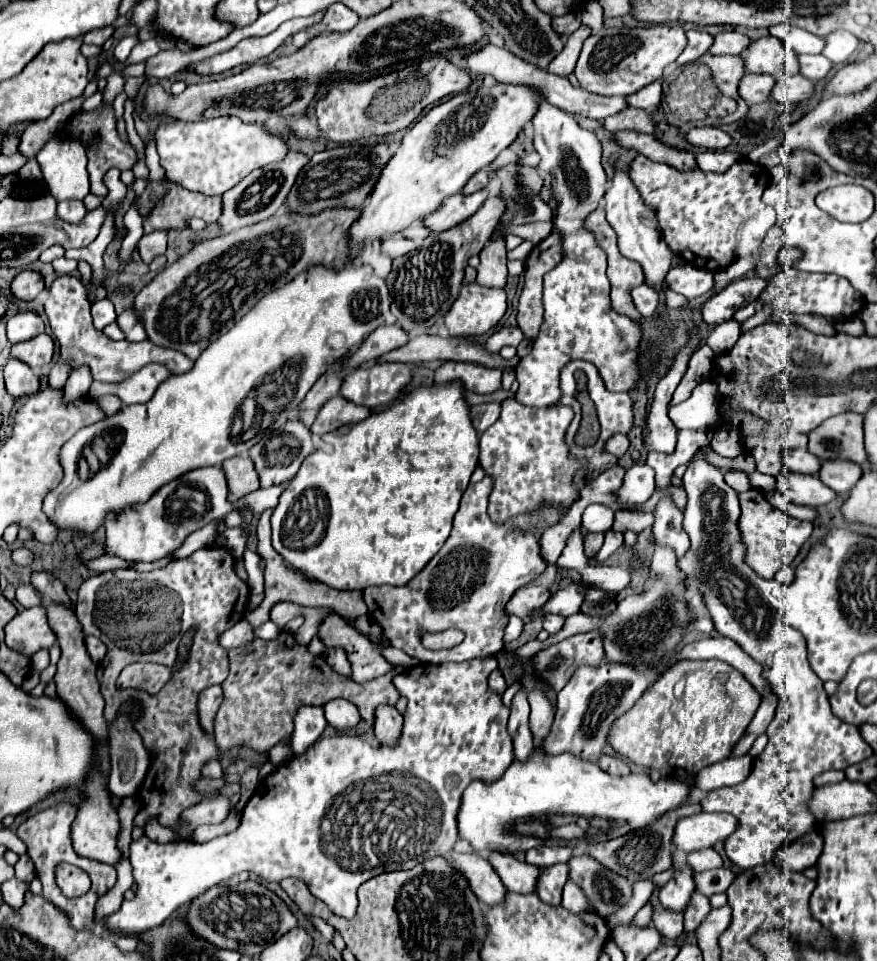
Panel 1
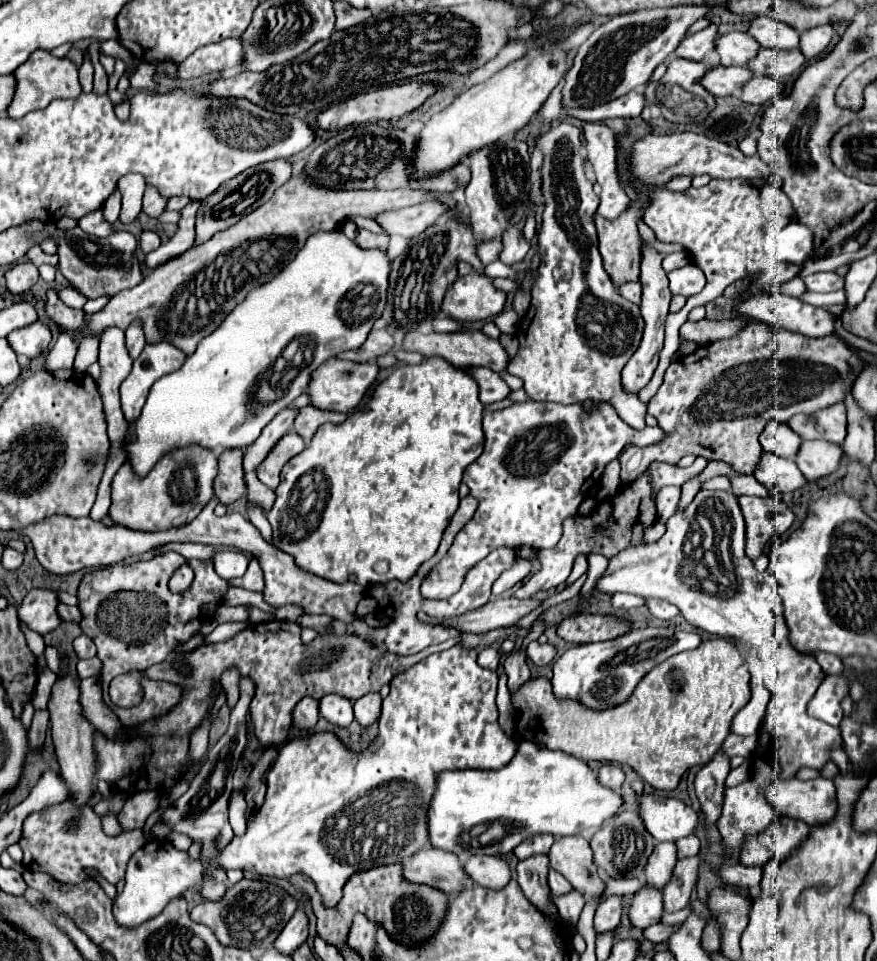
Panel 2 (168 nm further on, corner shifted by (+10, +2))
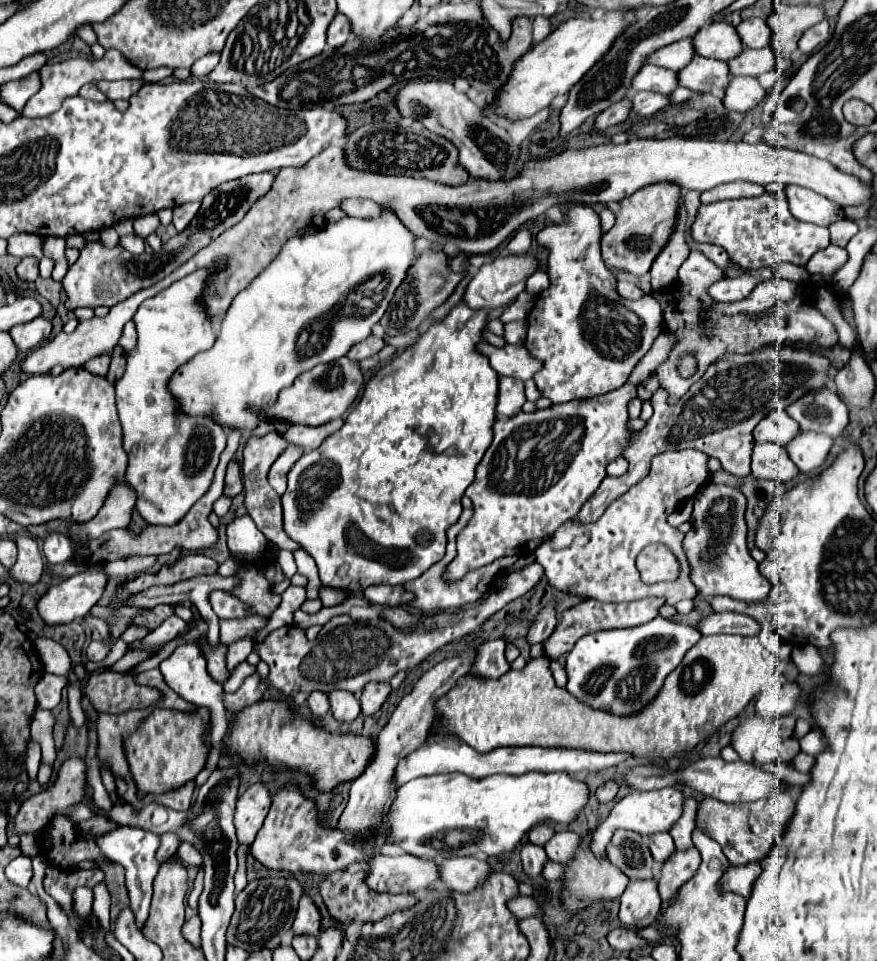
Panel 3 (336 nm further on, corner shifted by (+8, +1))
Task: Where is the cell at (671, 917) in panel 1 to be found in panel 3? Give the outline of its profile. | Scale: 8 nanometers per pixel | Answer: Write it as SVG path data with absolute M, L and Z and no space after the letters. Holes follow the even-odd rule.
M633 880L621 896L619 920L625 926L645 928L657 920L659 910L661 910L661 898L657 892L657 882Z

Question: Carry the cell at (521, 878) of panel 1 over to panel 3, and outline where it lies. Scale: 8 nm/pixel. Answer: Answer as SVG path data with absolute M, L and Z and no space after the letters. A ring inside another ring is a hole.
M473 856L439 860L437 868L447 888L455 892L471 892L475 886L481 884L481 880L485 880L491 874L489 864Z

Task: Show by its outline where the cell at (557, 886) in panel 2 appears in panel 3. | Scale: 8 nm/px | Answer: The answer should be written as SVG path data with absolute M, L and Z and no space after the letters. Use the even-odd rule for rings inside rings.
M547 860L545 868L543 868L543 878L557 882L561 876L563 876L563 866L557 864L557 862L553 862L553 860Z

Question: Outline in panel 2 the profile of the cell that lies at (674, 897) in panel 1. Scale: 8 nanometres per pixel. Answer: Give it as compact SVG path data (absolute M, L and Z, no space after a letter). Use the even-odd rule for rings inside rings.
M659 843L653 851L653 855L649 857L647 867L645 867L647 885L661 891L671 881L675 863L677 863L675 843Z

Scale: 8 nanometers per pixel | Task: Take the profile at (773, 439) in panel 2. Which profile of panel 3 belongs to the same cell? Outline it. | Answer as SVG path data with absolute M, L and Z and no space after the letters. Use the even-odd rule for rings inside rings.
M773 410L761 424L755 426L753 438L755 442L777 442L781 446L787 446L789 440L793 440L799 432L799 424L791 420L791 416L785 410Z

